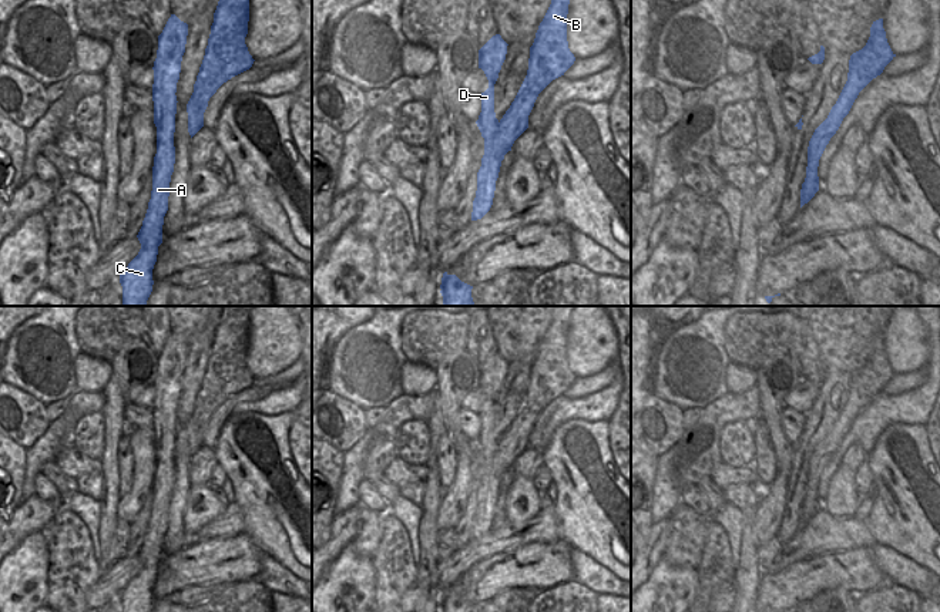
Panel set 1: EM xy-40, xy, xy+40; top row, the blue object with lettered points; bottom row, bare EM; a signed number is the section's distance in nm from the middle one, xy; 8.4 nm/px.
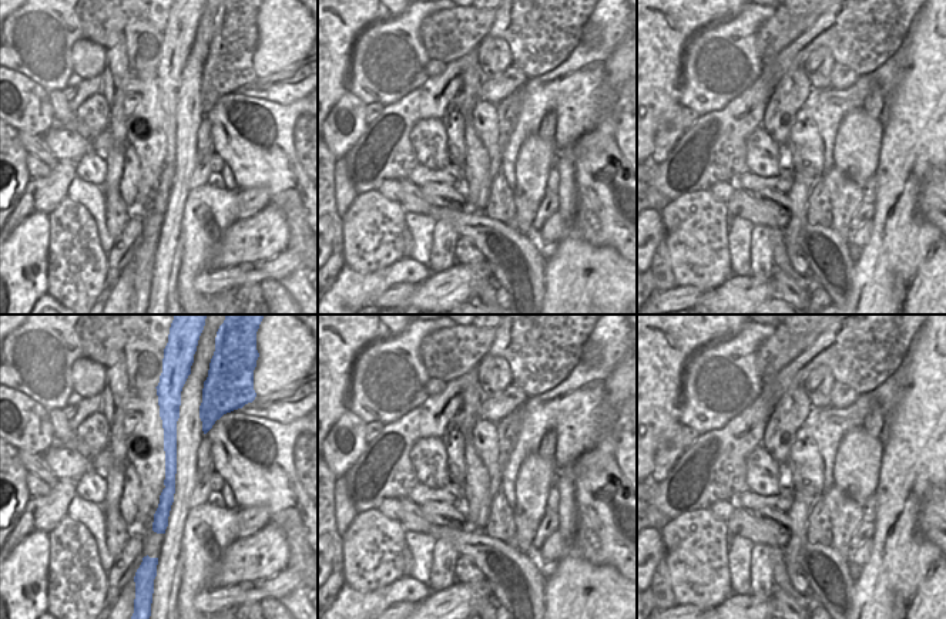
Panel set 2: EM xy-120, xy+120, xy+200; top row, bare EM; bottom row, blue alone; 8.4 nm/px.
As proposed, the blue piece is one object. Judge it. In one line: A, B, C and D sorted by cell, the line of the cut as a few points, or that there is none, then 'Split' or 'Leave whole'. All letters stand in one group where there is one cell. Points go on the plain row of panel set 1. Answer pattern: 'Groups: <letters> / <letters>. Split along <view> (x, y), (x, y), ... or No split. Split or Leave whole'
Groups: A C D / B. Split along xy (500, 441), (493, 458), (493, 473), (500, 480). Split.

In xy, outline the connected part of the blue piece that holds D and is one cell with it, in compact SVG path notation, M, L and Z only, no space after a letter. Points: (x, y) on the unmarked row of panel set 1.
M496 353L479 369L479 387L486 393L489 407L479 414L481 431L476 443L484 457L484 474L477 491L477 510L473 519L471 539L481 538L490 529L501 485L501 480L493 473L493 458L500 443L494 431L494 403L506 379L507 364L501 354Z

